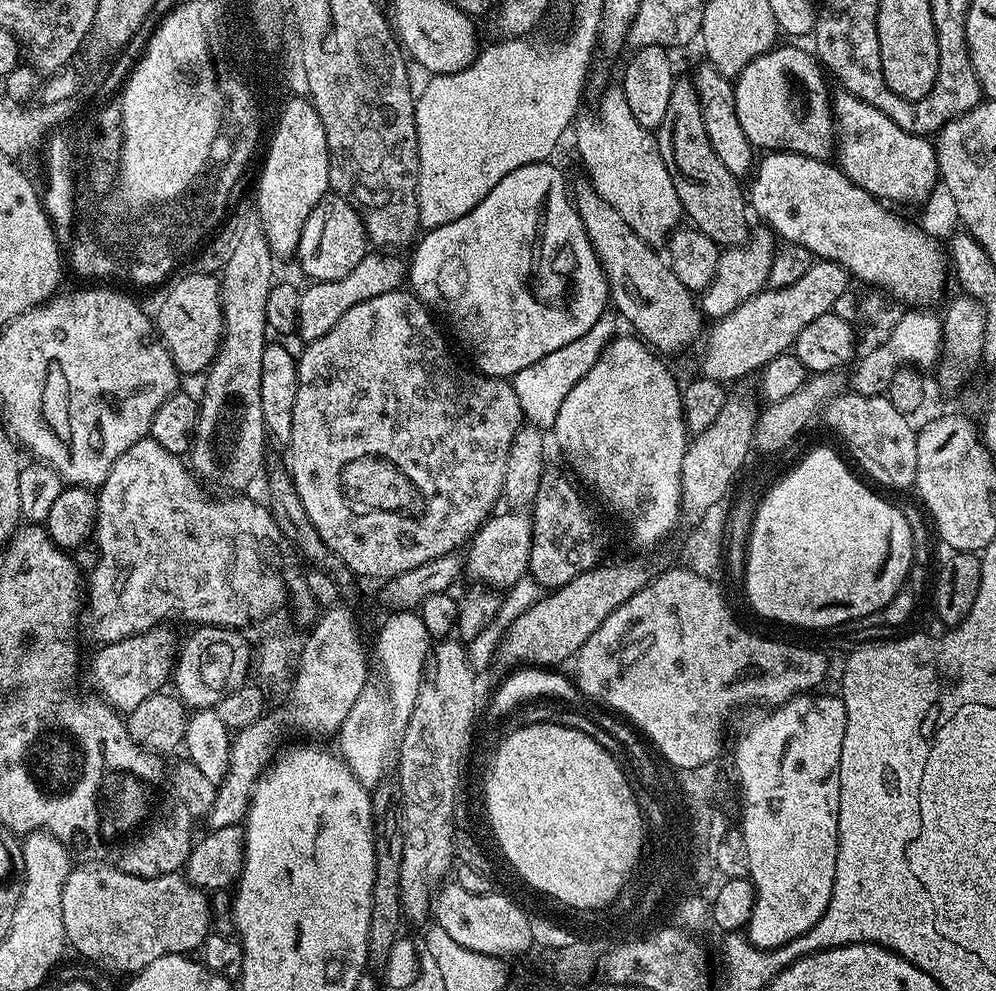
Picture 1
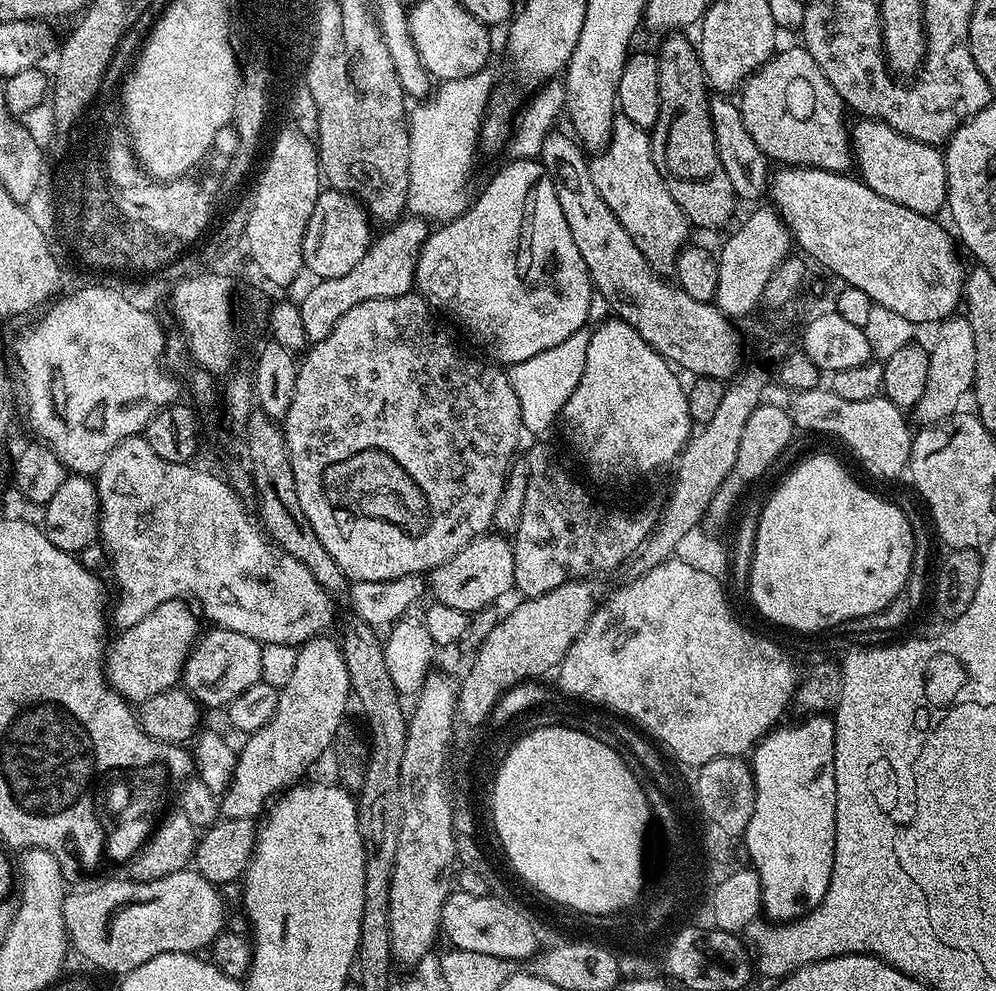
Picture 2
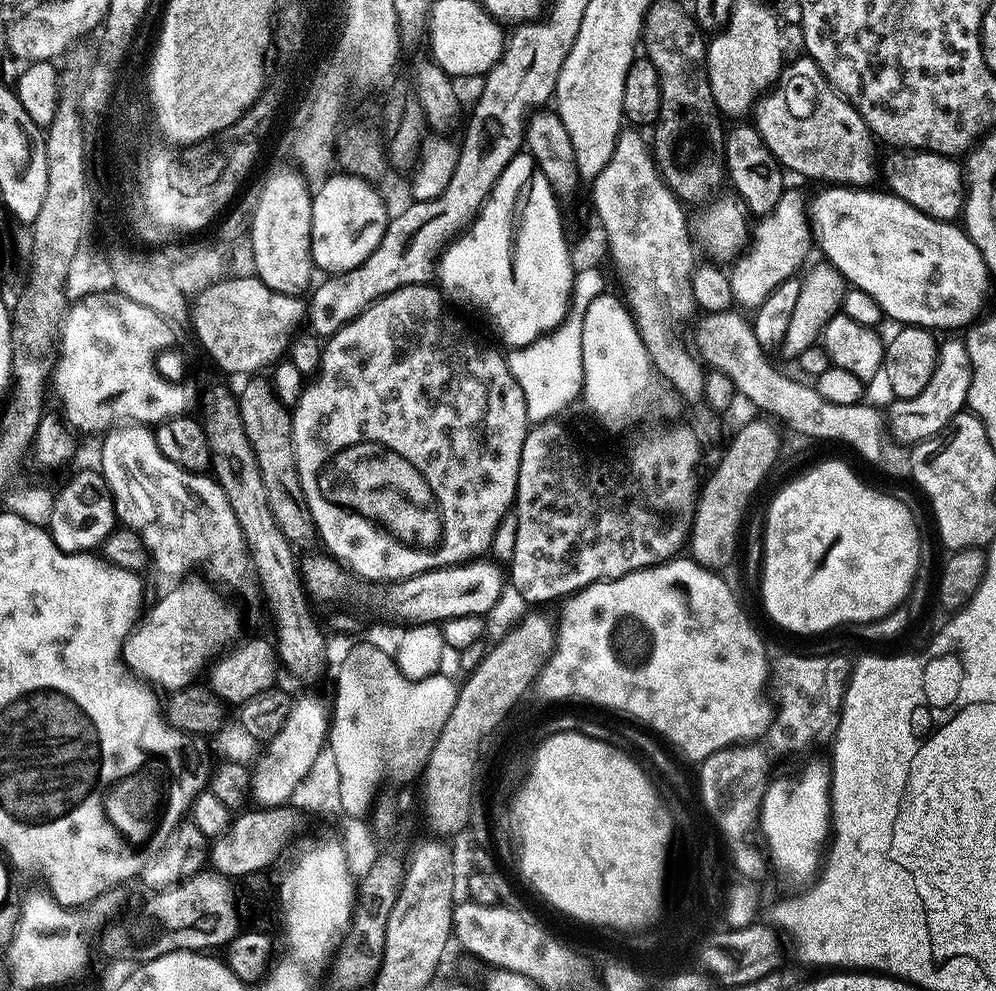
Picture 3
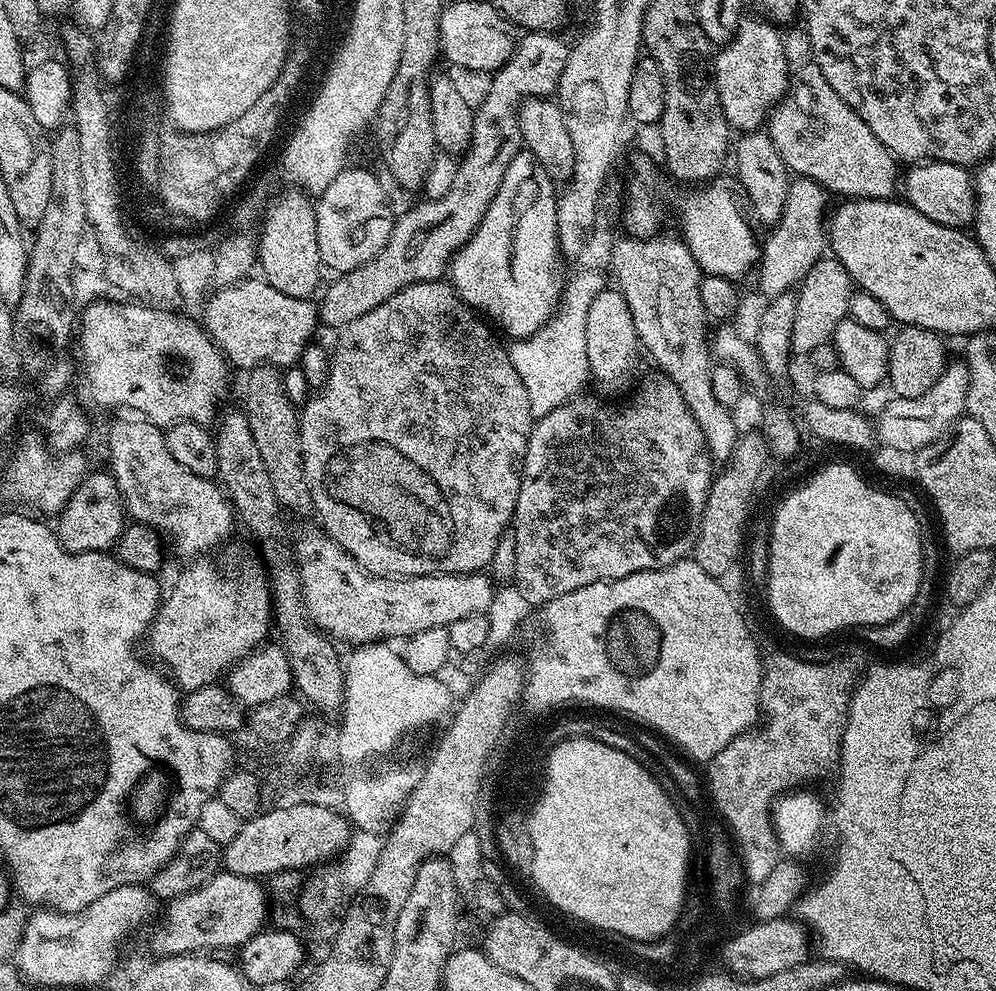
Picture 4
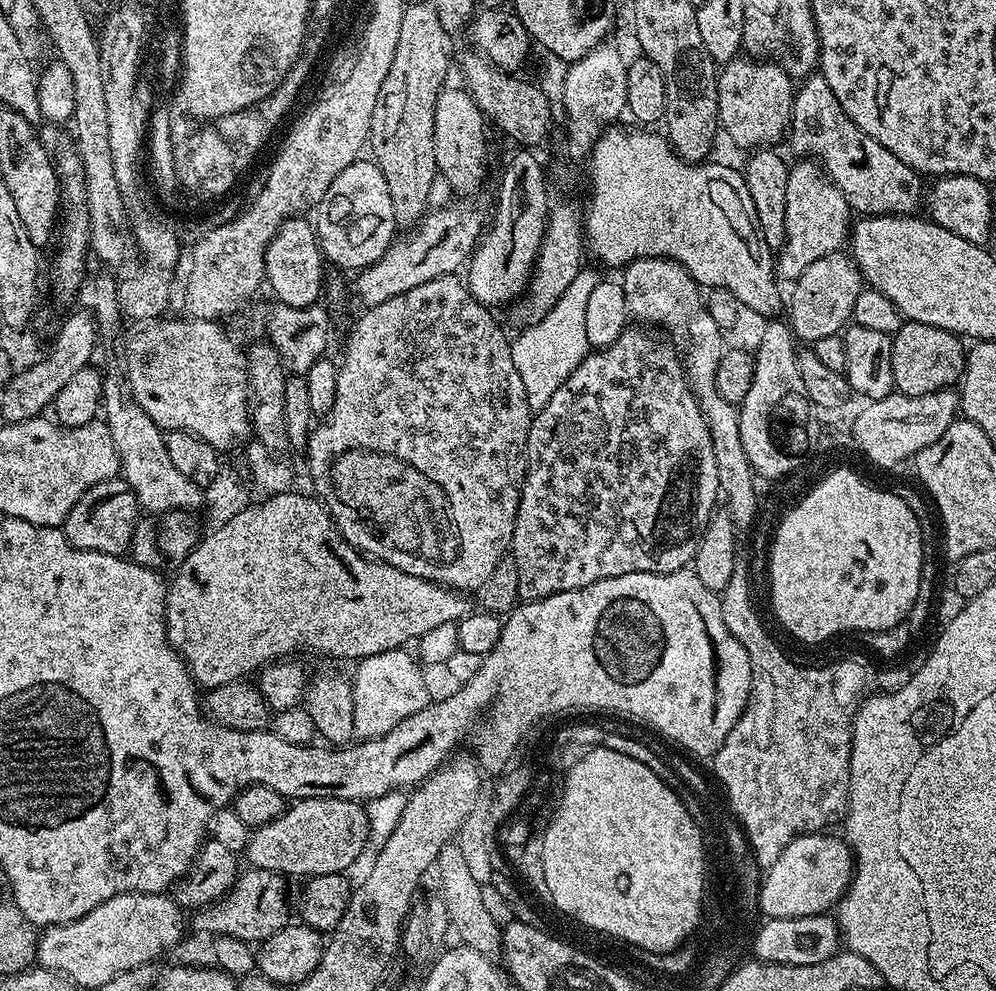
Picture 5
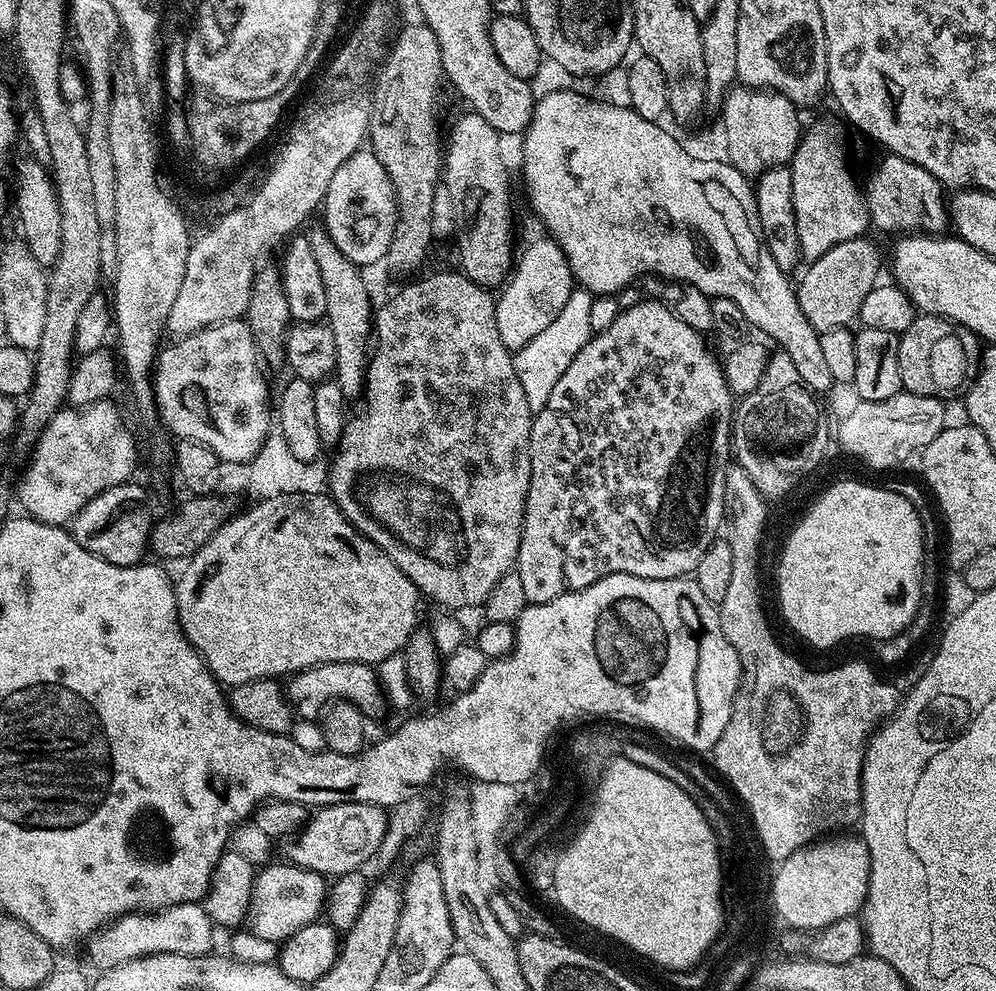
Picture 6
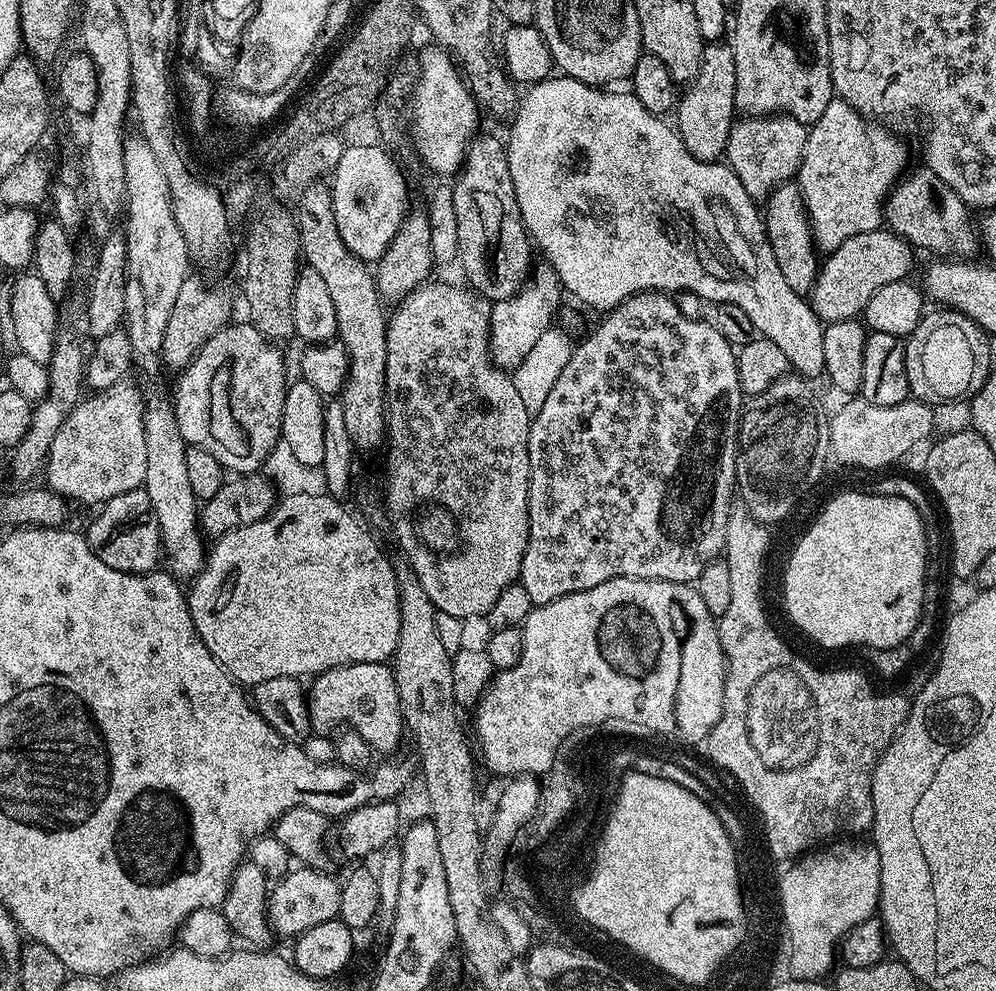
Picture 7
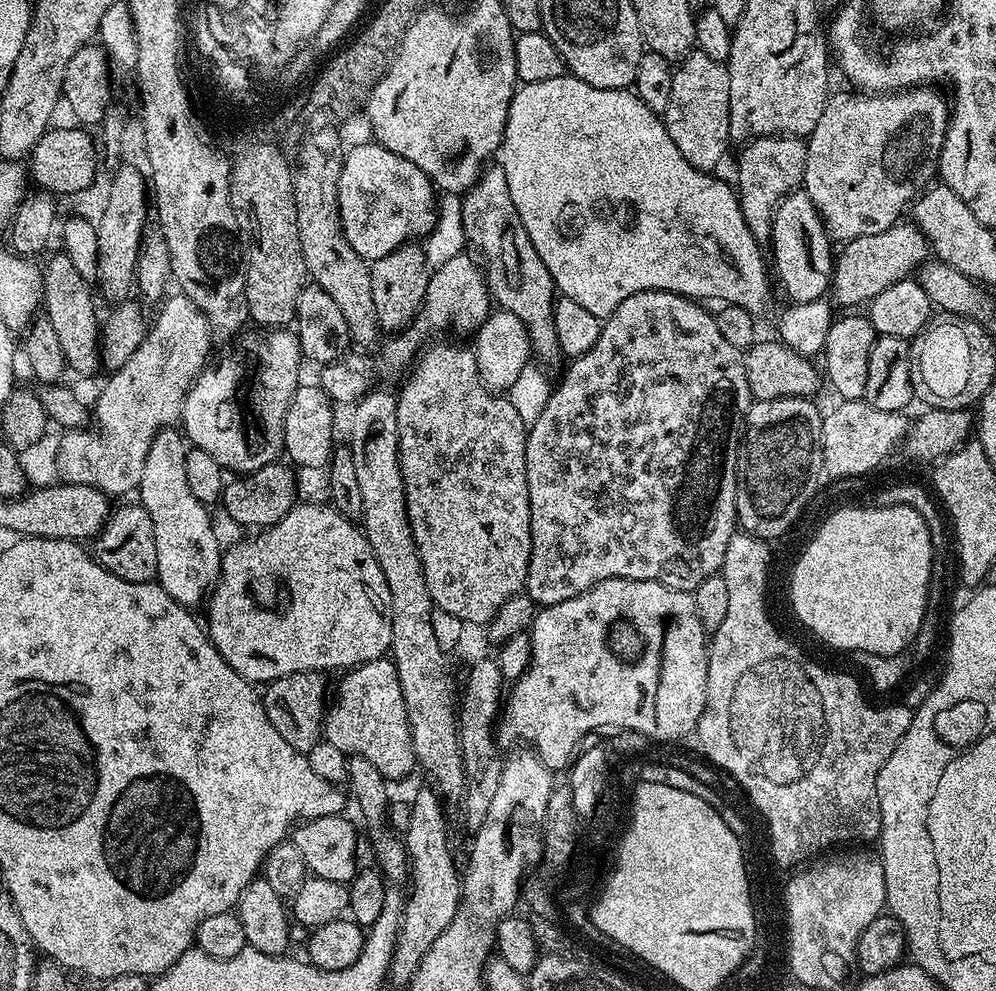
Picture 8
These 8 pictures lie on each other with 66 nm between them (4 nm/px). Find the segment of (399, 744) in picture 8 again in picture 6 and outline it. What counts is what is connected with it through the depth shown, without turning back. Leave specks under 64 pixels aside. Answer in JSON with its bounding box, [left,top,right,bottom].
[286,662,386,721]

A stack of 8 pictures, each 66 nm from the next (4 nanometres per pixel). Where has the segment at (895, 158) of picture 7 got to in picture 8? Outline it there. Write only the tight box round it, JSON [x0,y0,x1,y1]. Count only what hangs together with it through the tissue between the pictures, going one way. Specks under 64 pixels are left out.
[802,86,950,242]

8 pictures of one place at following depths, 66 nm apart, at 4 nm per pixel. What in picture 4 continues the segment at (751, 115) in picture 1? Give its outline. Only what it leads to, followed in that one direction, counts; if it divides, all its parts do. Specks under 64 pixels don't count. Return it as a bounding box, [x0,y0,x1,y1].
[766,62,898,200]

